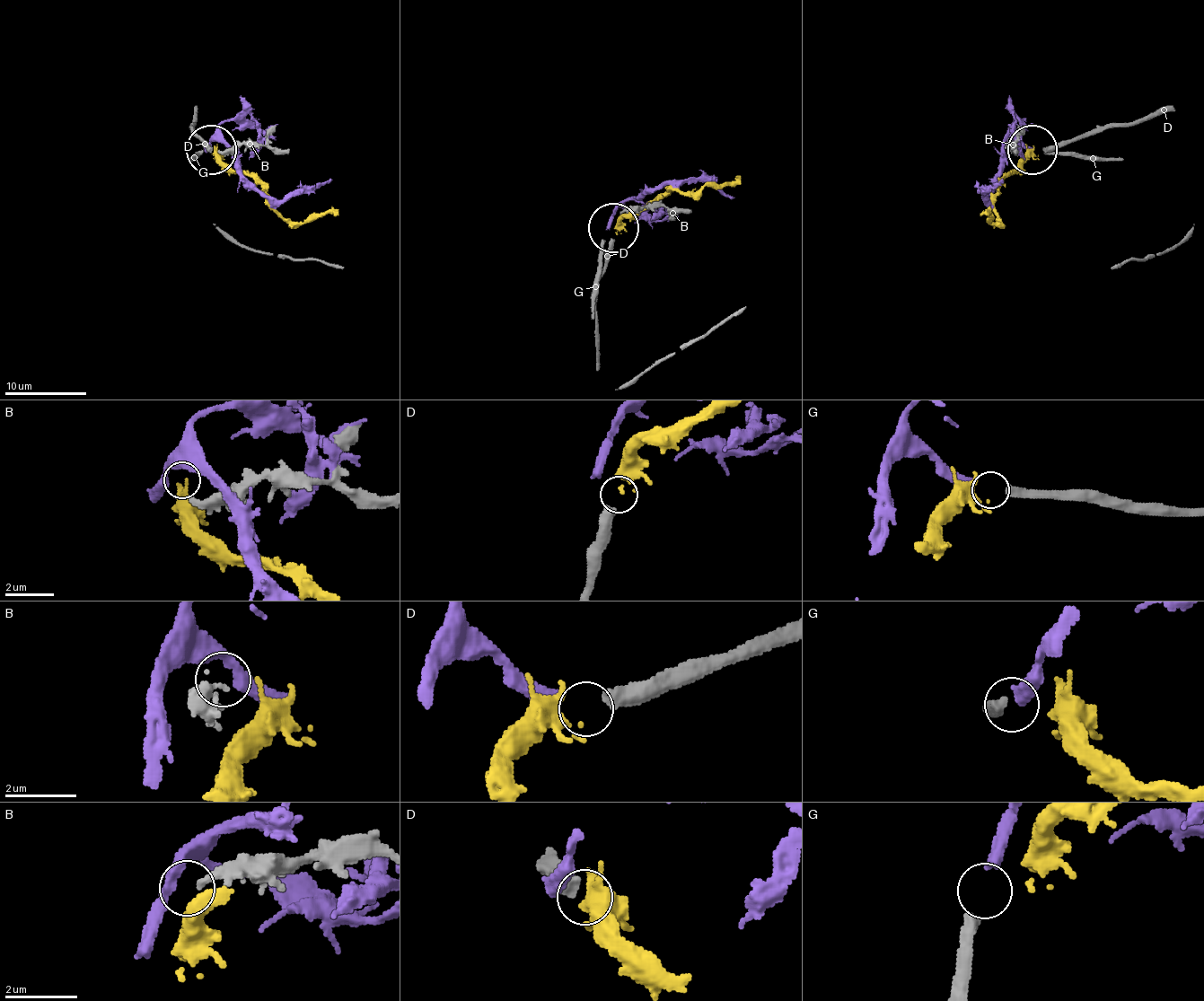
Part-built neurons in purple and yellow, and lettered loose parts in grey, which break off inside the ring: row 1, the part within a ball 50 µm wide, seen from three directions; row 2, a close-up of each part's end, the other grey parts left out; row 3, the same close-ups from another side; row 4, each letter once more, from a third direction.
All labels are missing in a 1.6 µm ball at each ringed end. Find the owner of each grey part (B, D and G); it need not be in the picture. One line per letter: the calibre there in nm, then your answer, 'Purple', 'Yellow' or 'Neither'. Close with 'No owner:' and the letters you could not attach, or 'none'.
B: Thickness 280 nm. Neither
D: Thickness 440 nm. Yellow
G: Thickness 360 nm. Purple
No owner: B

